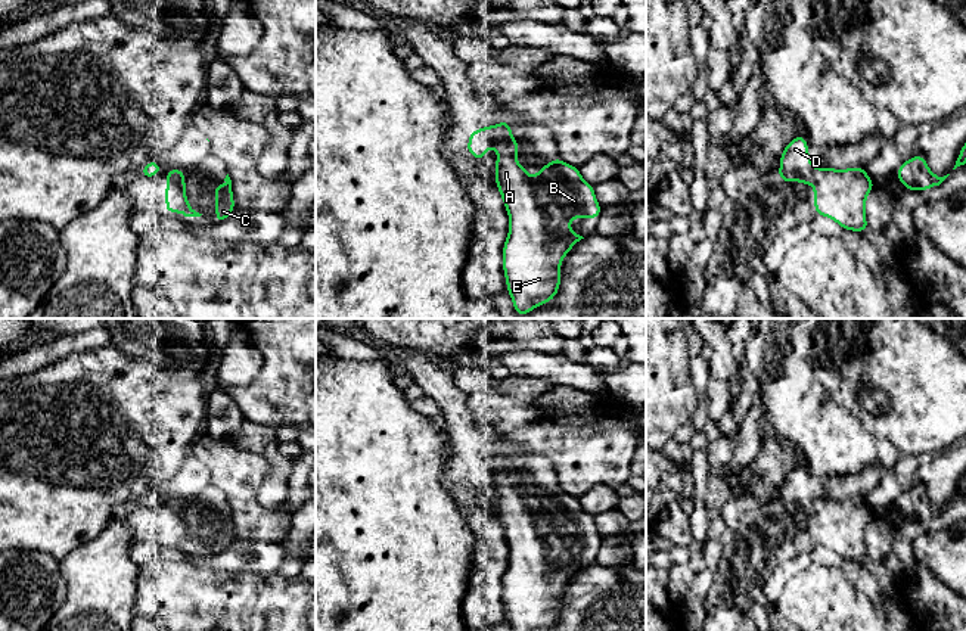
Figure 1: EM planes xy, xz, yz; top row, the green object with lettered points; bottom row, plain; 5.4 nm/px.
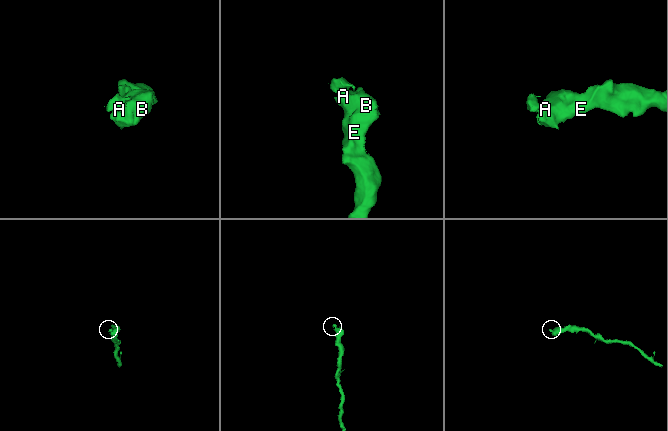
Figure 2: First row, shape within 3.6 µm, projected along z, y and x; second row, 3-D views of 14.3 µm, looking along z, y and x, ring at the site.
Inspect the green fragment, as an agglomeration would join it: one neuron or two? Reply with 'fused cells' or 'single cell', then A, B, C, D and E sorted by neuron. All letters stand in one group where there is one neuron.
fused cells; A B C E / D

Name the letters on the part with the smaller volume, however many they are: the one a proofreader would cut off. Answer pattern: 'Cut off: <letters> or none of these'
Cut off: D

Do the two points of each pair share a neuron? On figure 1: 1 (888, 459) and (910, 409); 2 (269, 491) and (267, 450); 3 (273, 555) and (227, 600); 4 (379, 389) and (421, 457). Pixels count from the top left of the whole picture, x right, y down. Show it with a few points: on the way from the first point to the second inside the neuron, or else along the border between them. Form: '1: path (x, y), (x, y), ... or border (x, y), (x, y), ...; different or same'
1: border (864, 426), (885, 438), (901, 454); different
2: path (278, 481), (278, 460); same
3: border (220, 571), (232, 574), (276, 572); different
4: path (379, 406), (379, 416), (404, 441); same

